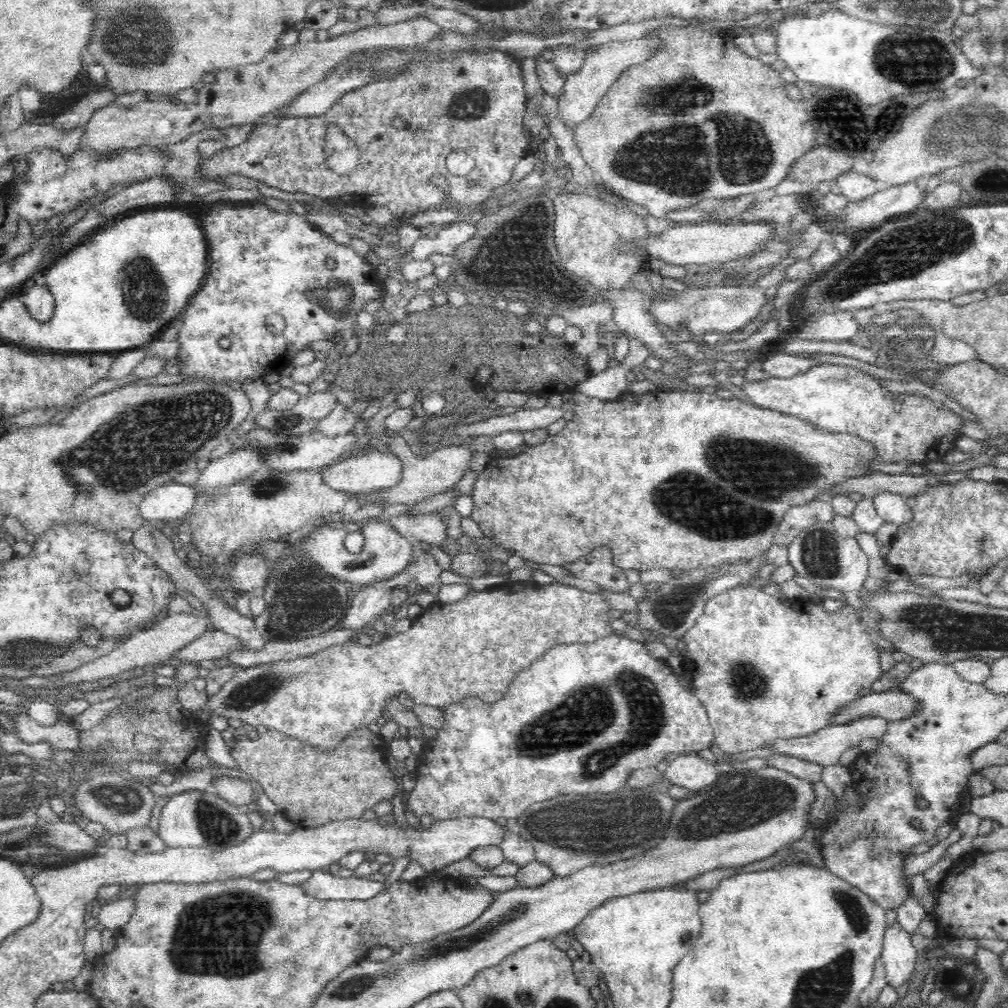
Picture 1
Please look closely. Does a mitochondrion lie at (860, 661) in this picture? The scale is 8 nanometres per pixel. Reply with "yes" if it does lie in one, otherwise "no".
no

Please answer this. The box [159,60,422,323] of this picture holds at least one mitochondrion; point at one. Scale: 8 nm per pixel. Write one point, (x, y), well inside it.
(336, 297)

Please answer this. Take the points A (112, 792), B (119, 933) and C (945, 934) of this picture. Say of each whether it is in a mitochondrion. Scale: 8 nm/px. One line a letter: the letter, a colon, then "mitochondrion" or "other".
A: mitochondrion
B: other
C: other

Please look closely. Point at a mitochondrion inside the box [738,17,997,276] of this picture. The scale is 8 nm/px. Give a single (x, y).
(914, 59)

